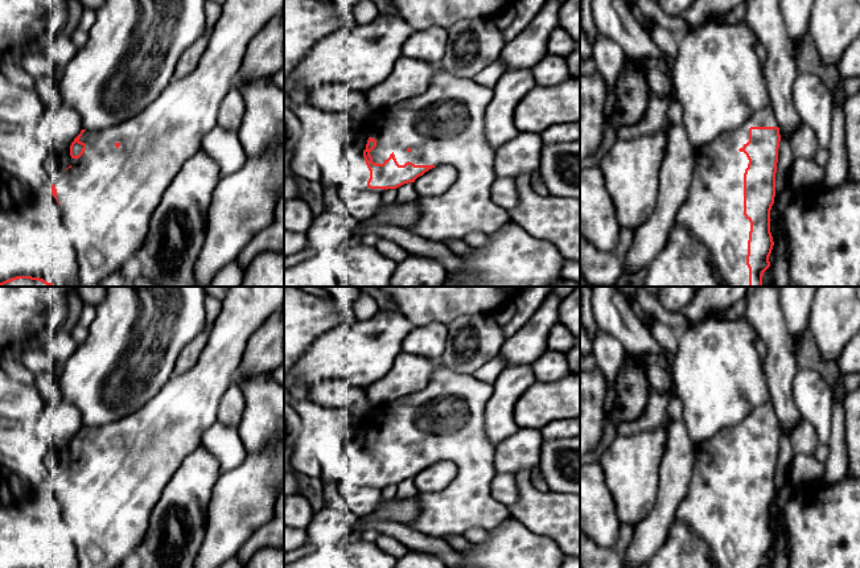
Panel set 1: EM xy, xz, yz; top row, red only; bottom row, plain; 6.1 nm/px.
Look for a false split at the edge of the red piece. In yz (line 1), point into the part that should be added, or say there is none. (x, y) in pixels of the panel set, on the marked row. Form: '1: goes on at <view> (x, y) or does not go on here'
1: goes on at yz (714, 209)

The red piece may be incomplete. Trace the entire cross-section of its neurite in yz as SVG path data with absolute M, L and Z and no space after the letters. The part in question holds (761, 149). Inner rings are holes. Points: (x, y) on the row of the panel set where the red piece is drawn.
M771 104L752 114L738 128L695 149L694 176L679 207L676 223L699 238L712 254L721 277L731 287L762 287L774 242L770 210L781 135Z

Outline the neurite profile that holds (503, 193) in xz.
M511 177L495 178L491 185L491 199L507 211L514 209L518 203L515 180Z

